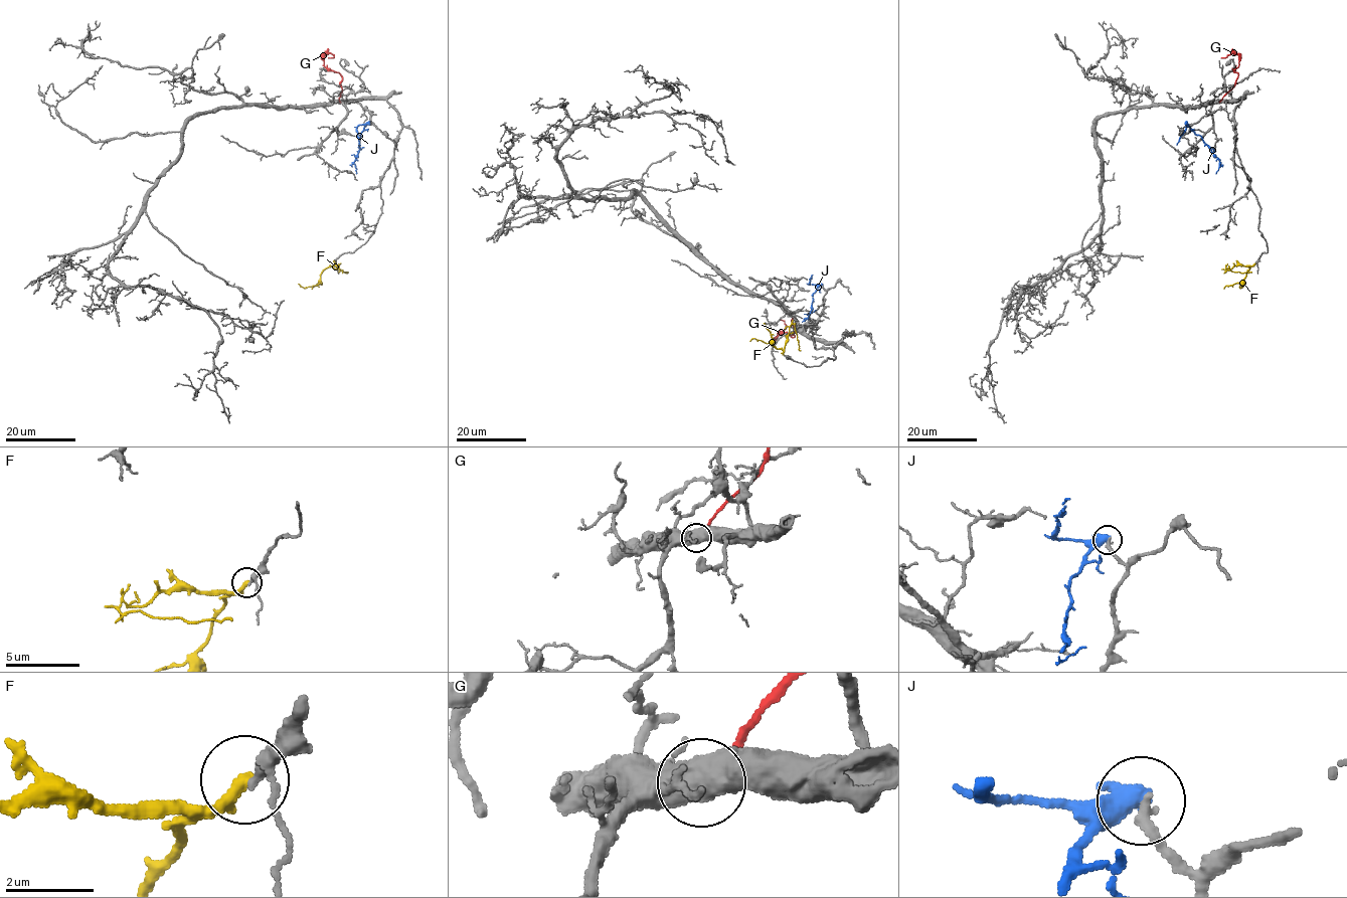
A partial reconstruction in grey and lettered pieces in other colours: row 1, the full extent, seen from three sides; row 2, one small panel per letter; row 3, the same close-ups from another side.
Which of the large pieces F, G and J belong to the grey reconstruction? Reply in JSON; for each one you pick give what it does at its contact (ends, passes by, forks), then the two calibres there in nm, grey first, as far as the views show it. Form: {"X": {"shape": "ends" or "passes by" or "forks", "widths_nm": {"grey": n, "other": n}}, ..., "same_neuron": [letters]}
{"same_neuron": []}

